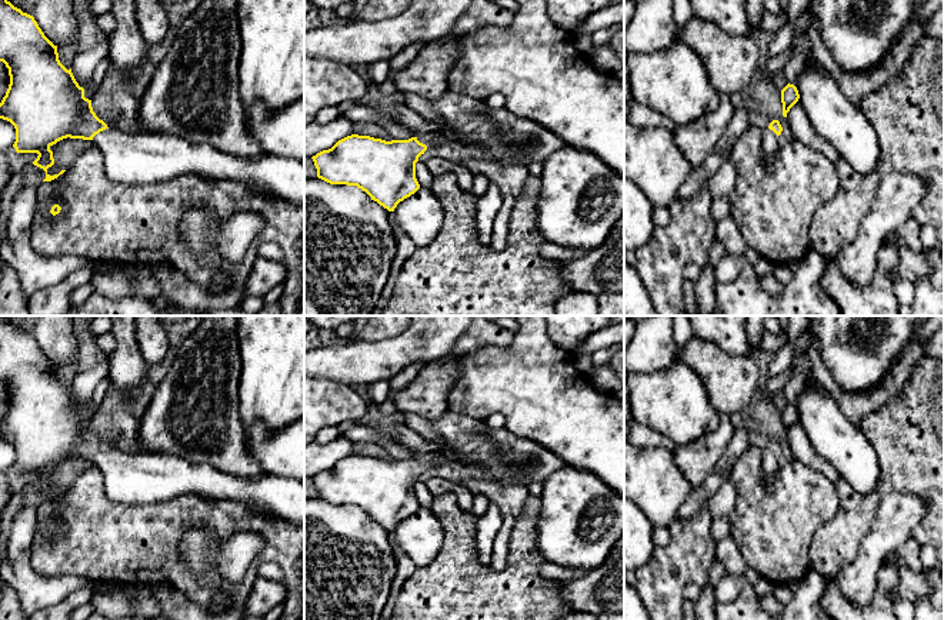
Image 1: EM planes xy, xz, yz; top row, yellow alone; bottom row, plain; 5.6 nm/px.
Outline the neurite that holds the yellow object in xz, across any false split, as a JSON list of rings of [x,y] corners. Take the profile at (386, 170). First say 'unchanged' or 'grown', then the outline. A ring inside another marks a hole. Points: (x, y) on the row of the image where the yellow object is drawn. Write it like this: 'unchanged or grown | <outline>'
grown | [[[446,131],[391,141],[351,134],[311,159],[318,179],[330,184],[357,186],[371,200],[394,211],[400,201],[420,189],[416,179],[418,157],[443,140],[461,143],[460,137]]]

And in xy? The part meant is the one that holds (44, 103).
grown | [[[0,0],[0,61],[6,64],[10,76],[9,89],[0,103],[0,119],[14,126],[13,147],[17,153],[39,154],[33,164],[46,171],[43,181],[51,181],[66,171],[50,176],[47,169],[54,164],[50,147],[70,137],[90,140],[101,150],[106,174],[114,183],[154,184],[193,173],[206,179],[253,183],[281,199],[304,203],[303,160],[266,151],[254,159],[241,159],[177,134],[109,129],[93,111],[91,100],[84,97],[84,89],[76,81],[71,69],[67,70],[60,63],[57,46],[44,36],[33,16],[7,0]]]

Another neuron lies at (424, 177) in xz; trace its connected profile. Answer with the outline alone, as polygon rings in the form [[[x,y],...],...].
[[[423,161],[416,163],[416,179],[423,189],[431,190],[433,173],[428,170],[427,164]]]

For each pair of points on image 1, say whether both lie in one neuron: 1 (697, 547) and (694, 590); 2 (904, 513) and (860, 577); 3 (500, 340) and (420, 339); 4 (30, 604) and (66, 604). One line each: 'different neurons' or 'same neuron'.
1: different neurons
2: same neuron
3: different neurons
4: different neurons

